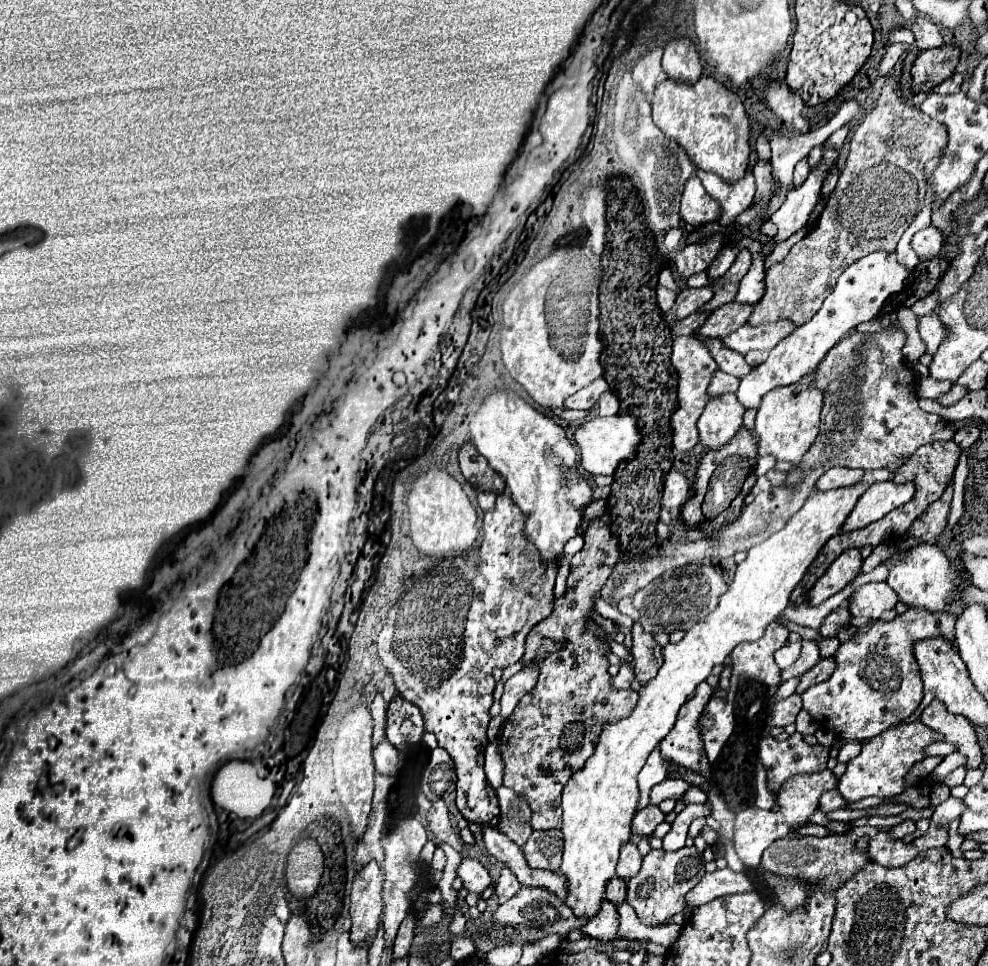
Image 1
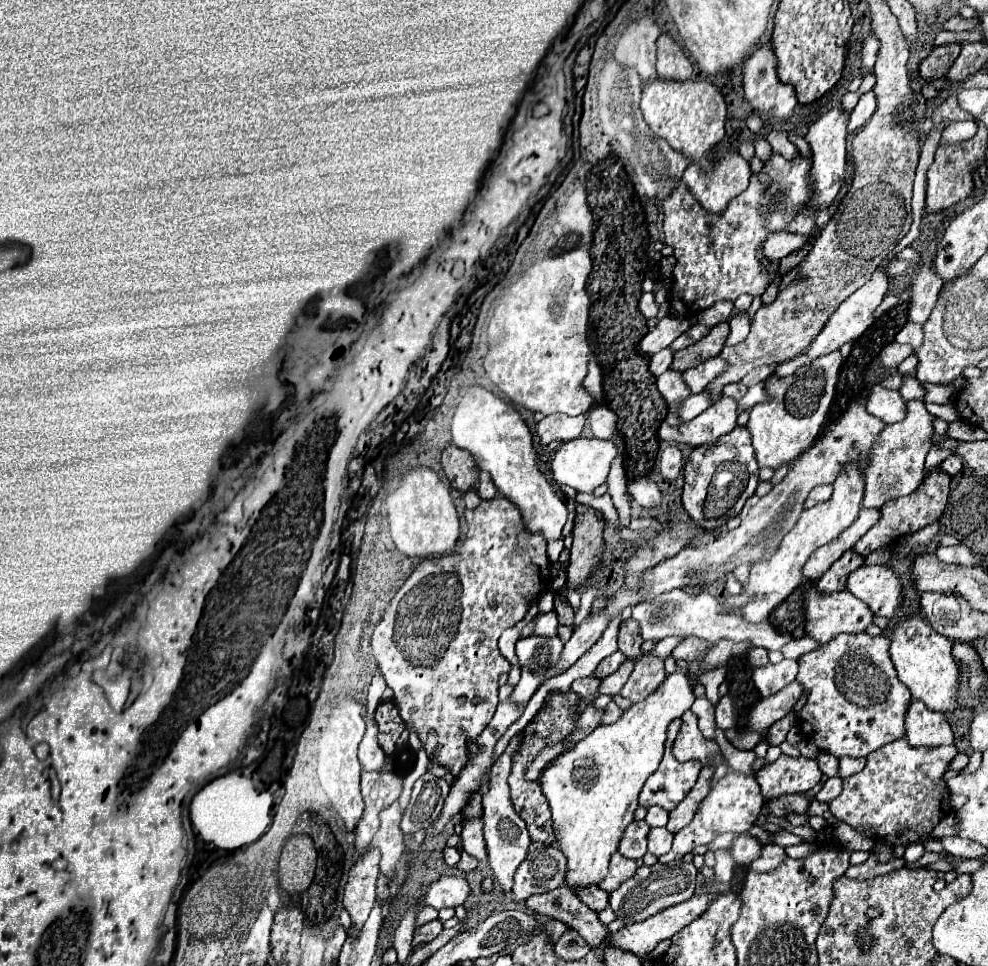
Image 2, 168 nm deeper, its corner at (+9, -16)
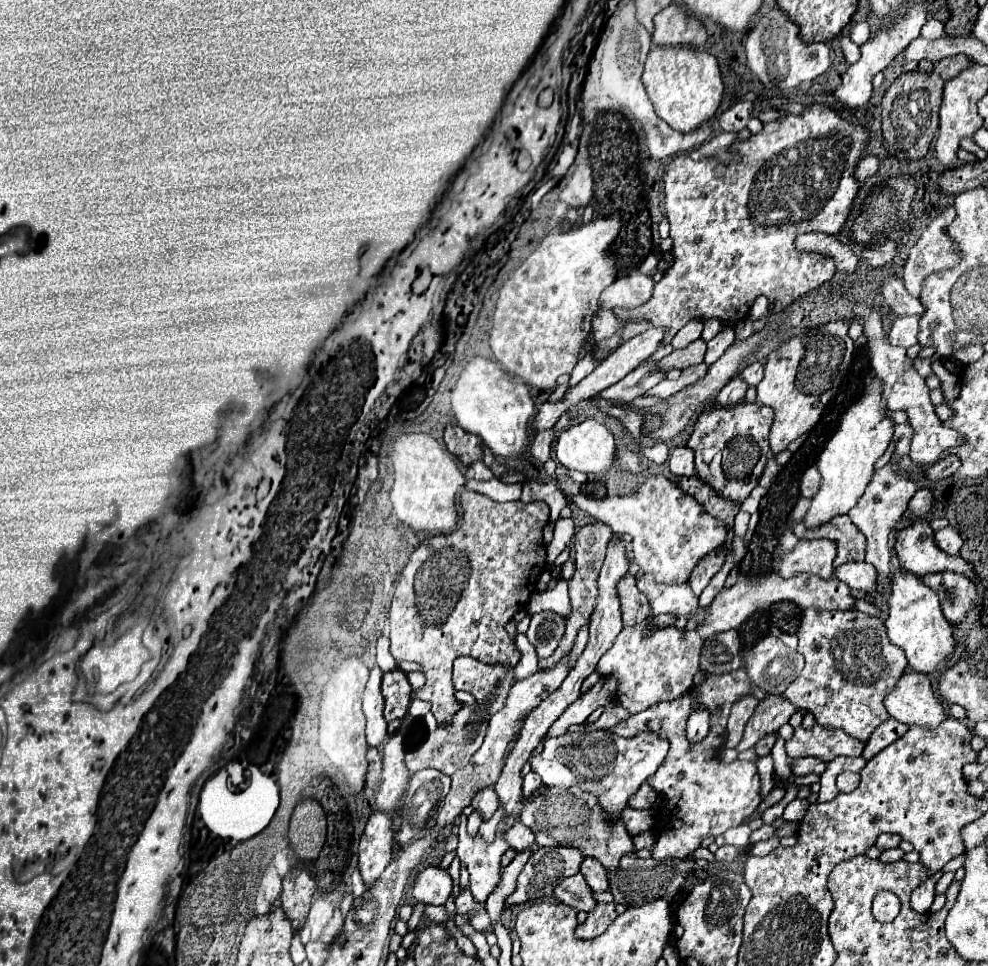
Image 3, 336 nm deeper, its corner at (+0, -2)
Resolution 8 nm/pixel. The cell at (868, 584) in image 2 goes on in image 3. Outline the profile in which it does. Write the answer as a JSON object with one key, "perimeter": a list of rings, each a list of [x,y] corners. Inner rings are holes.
{"perimeter":[[[846,562],[834,572],[834,576],[844,584],[848,584],[852,590],[866,592],[870,590],[870,586],[874,586],[876,570],[866,562]]]}

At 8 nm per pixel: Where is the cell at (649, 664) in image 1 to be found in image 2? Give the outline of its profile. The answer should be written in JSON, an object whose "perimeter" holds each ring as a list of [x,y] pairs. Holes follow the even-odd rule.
{"perimeter":[[[627,620],[619,628],[619,650],[627,656],[627,660],[641,660],[643,650],[641,650],[641,636],[635,620]]]}

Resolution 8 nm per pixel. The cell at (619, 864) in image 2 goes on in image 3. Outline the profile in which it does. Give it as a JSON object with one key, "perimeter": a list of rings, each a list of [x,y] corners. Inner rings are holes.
{"perimeter":[[[550,786],[542,788],[534,800],[528,800],[524,804],[520,818],[522,824],[534,832],[538,846],[572,846],[578,848],[584,856],[600,860],[606,870],[612,870],[614,866],[618,866],[622,854],[634,850],[634,844],[620,818],[610,824],[602,814],[596,814],[596,808],[602,808],[598,798],[590,792],[580,790],[578,786]]]}

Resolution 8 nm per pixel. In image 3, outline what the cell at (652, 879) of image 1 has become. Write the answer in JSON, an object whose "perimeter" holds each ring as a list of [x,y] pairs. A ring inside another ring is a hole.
{"perimeter":[[[626,854],[626,856],[622,856],[618,868],[616,868],[614,872],[608,872],[610,892],[612,892],[616,904],[640,906],[640,904],[644,904],[644,902],[662,898],[662,896],[666,896],[666,894],[676,894],[676,892],[684,886],[688,874],[692,872],[692,866],[694,866],[694,860],[654,862],[654,858],[642,860],[642,858],[638,858],[636,854]]]}

